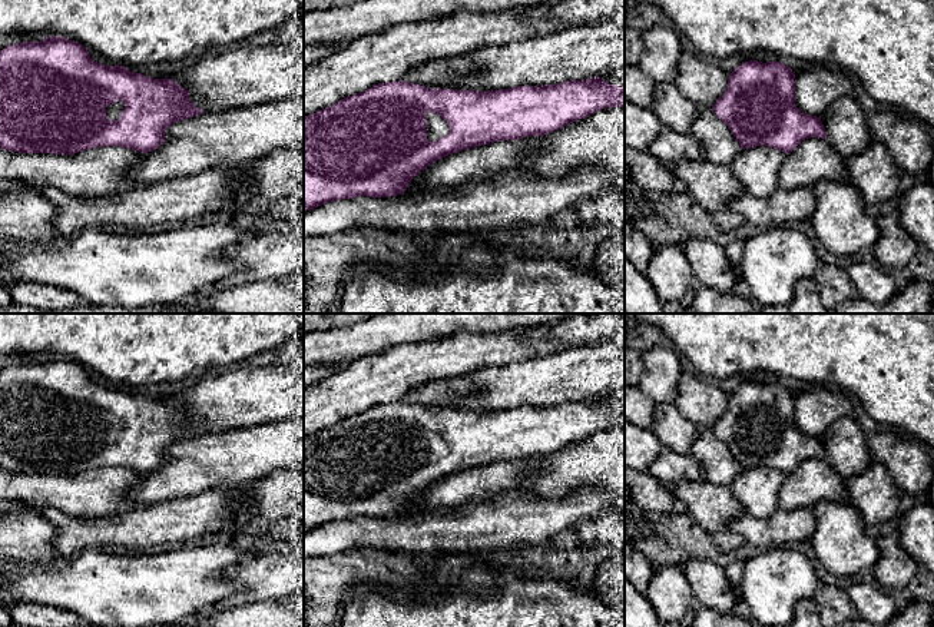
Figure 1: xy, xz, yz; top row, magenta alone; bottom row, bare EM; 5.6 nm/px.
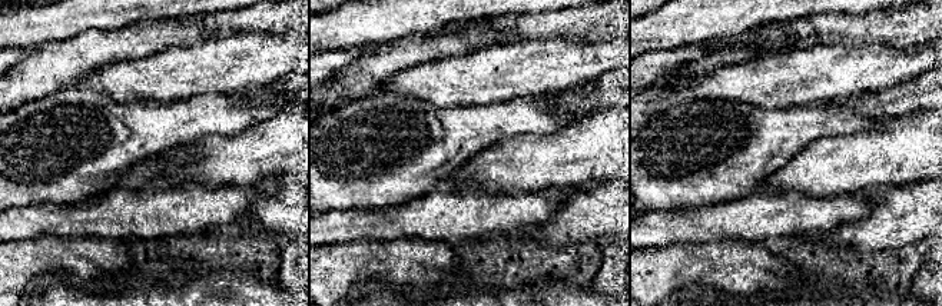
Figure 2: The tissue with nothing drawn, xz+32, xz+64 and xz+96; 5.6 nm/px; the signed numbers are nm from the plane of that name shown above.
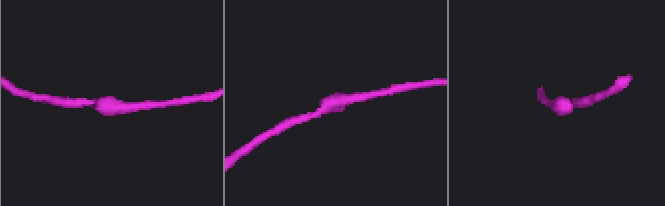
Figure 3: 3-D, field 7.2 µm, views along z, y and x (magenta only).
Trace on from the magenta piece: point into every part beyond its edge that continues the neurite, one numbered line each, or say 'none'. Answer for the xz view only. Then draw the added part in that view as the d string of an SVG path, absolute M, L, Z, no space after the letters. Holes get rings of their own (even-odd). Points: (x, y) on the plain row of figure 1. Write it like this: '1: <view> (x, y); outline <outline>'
1: xz (437, 448); outline M427 434L427 460L435 462L447 457L450 452L448 444L437 434Z

